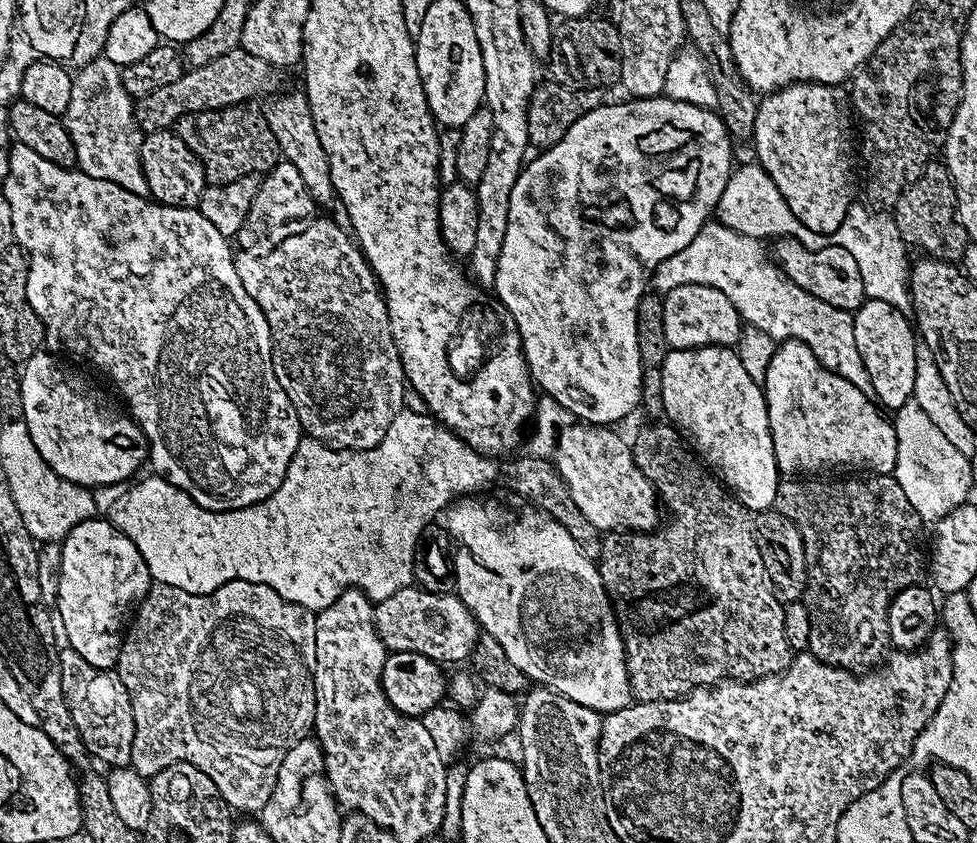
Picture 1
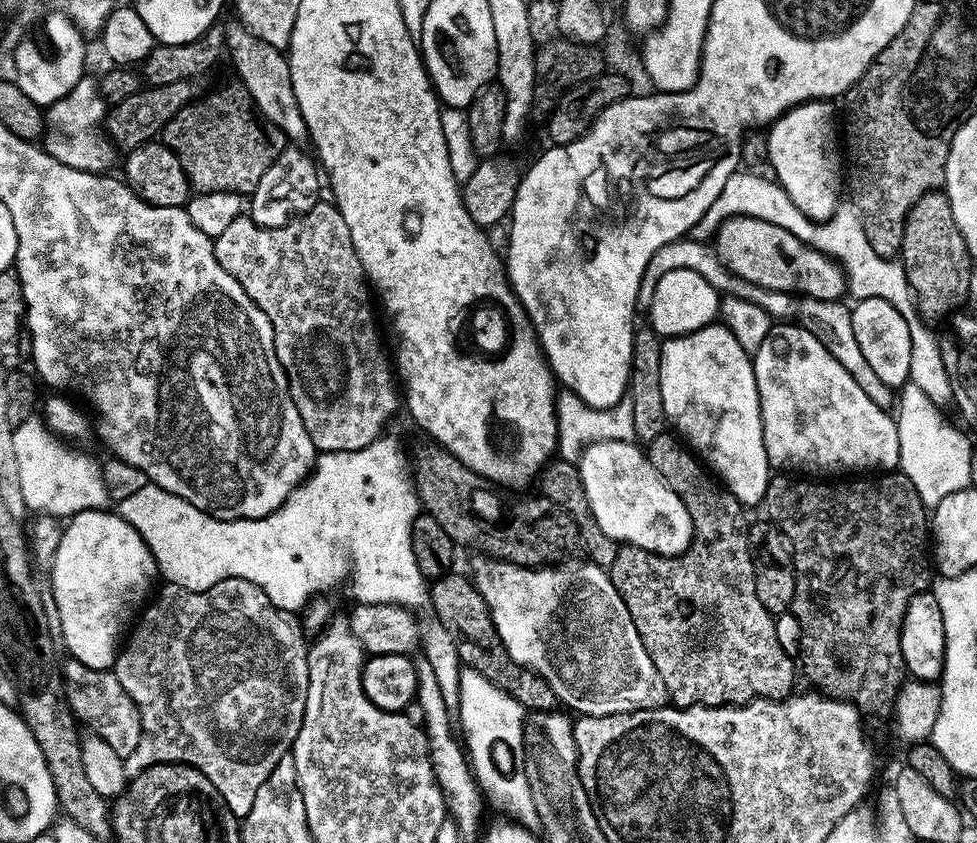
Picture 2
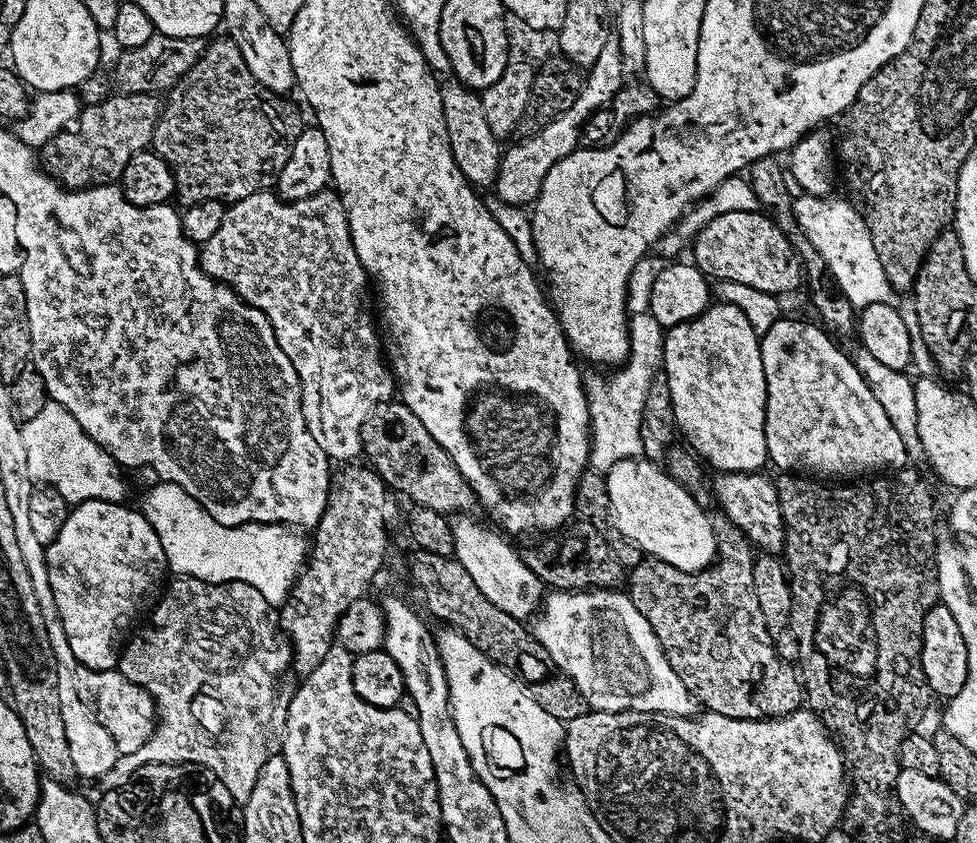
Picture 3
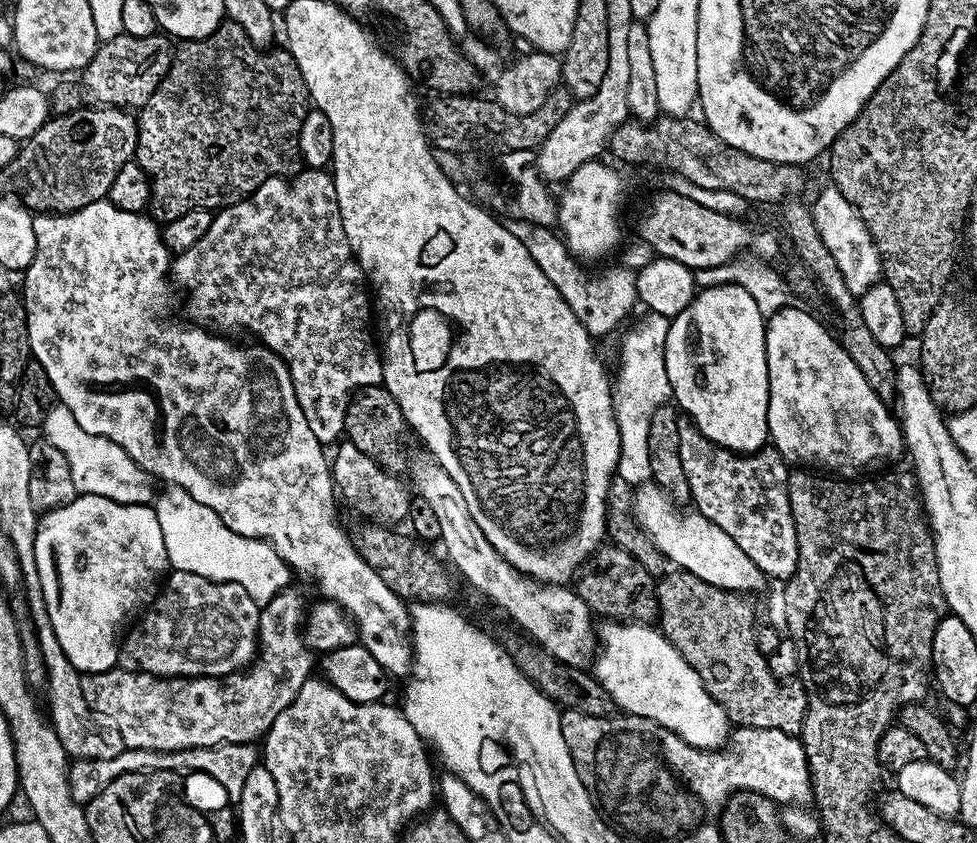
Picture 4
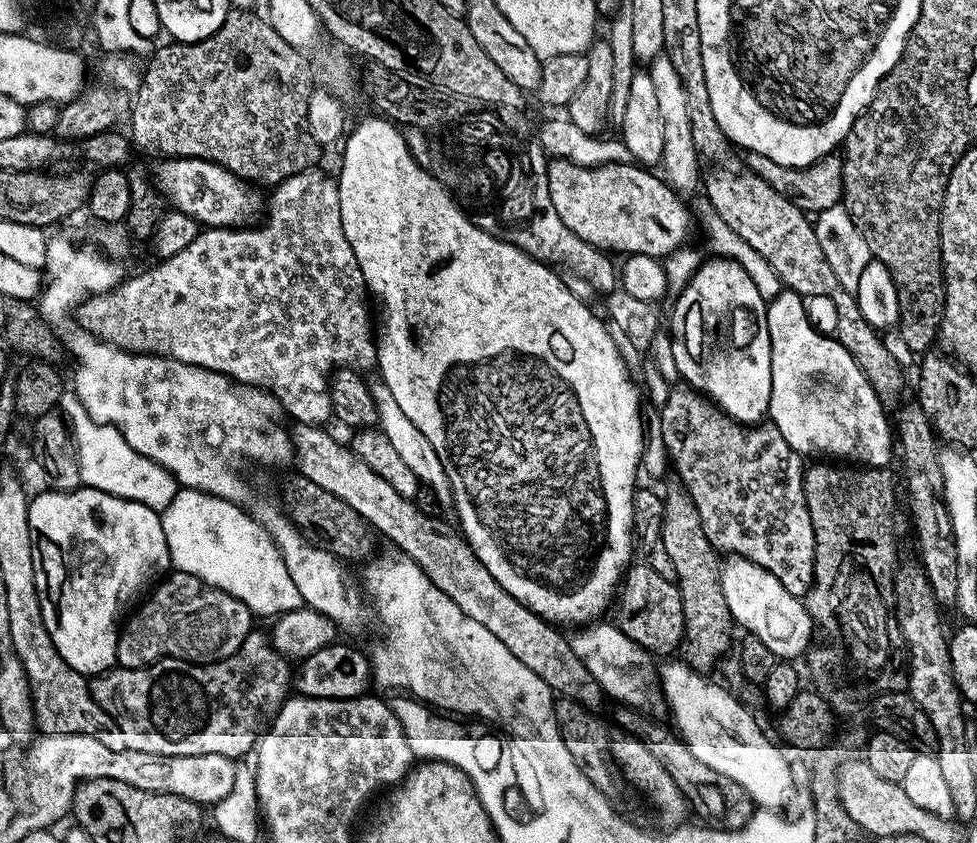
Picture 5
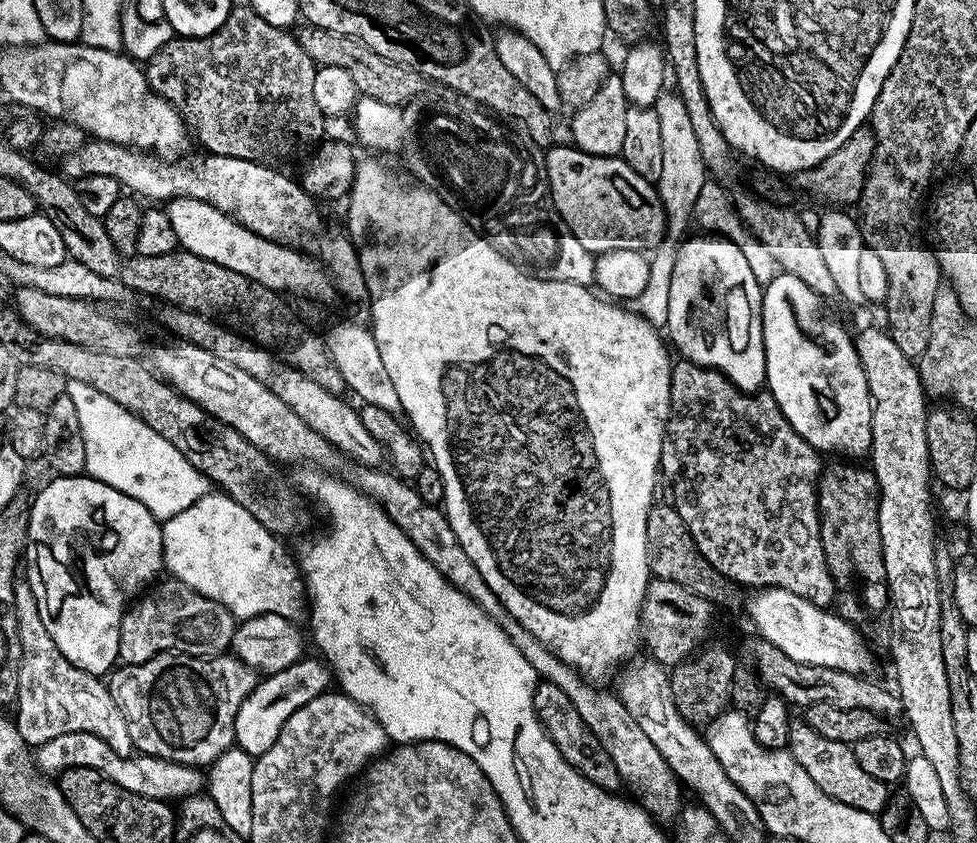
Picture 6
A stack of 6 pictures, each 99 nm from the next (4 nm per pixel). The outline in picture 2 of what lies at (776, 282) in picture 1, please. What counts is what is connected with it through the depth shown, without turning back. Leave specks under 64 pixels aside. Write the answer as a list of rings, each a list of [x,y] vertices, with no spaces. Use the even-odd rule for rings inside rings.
[[[685,238],[662,246],[662,250],[658,250],[650,258],[650,262],[646,266],[646,274],[642,274],[642,282],[640,283],[638,304],[641,309],[648,309],[654,298],[654,286],[658,286],[662,274],[670,274],[670,270],[694,270],[694,274],[702,274],[702,278],[706,278],[706,282],[710,282],[710,286],[714,286],[717,292],[736,296],[738,299],[745,299],[746,302],[756,303],[777,321],[795,322],[801,328],[810,330],[810,334],[814,334],[814,338],[818,338],[822,342],[822,346],[826,346],[826,350],[830,350],[830,354],[834,354],[834,358],[838,358],[838,362],[842,362],[842,366],[846,366],[846,370],[850,370],[850,378],[854,378],[854,382],[858,382],[858,386],[862,386],[862,390],[866,390],[868,397],[879,408],[888,410],[893,407],[893,389],[888,388],[886,382],[882,382],[882,378],[878,378],[878,374],[874,374],[870,362],[866,362],[862,350],[858,350],[858,342],[854,342],[852,310],[847,303],[838,300],[801,298],[791,292],[775,292],[774,290],[766,290],[762,286],[754,286],[750,282],[735,276],[720,261],[715,247],[709,246],[702,240]]]

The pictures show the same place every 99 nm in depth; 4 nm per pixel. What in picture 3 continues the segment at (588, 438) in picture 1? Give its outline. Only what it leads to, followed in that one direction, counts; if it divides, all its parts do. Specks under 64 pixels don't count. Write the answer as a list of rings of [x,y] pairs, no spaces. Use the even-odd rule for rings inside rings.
[[[643,458],[617,462],[606,473],[609,490],[611,523],[614,528],[629,540],[637,549],[640,548],[649,557],[678,566],[678,570],[700,572],[715,561],[716,531],[712,528],[710,516],[698,501],[683,488],[659,463]]]

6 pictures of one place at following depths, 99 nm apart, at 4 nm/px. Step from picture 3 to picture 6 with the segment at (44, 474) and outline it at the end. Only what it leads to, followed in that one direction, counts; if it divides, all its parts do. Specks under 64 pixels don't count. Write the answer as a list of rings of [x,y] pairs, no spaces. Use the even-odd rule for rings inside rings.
[[[71,381],[66,395],[74,402],[85,443],[84,472],[106,486],[142,502],[157,522],[182,514],[186,506],[207,496],[210,481],[180,451],[130,410],[94,390],[86,382]]]

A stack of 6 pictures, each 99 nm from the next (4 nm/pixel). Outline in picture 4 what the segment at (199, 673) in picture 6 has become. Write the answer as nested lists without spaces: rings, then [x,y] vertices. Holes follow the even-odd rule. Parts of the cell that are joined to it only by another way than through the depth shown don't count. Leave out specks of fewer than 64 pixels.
[[[292,586],[283,588],[277,596],[270,598],[270,602],[266,602],[261,607],[258,651],[255,660],[253,660],[247,668],[239,672],[231,672],[229,676],[193,676],[191,678],[152,676],[148,672],[125,672],[124,669],[119,666],[113,668],[110,672],[89,672],[80,677],[82,694],[86,698],[88,707],[92,709],[97,717],[103,718],[107,721],[114,731],[120,735],[125,749],[135,750],[137,752],[185,752],[191,748],[219,749],[222,744],[251,744],[259,741],[261,738],[267,736],[270,726],[274,722],[274,718],[278,718],[278,714],[282,714],[282,710],[286,710],[286,706],[290,706],[290,702],[294,702],[294,698],[300,693],[302,686],[309,680],[314,672],[314,660],[312,664],[314,653],[304,640],[304,634],[302,631],[306,619],[306,603],[304,604],[303,594],[295,592],[294,588],[295,587]]]

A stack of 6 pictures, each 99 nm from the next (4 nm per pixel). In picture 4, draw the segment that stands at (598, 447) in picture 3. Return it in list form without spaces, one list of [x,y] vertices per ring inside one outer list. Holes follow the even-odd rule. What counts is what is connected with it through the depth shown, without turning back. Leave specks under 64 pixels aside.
[[[648,312],[622,340],[620,368],[613,381],[612,409],[618,422],[620,458],[617,473],[633,486],[649,483],[652,478],[649,454],[650,418],[660,405],[672,400],[672,387],[666,374],[665,344],[671,321],[657,312]]]

